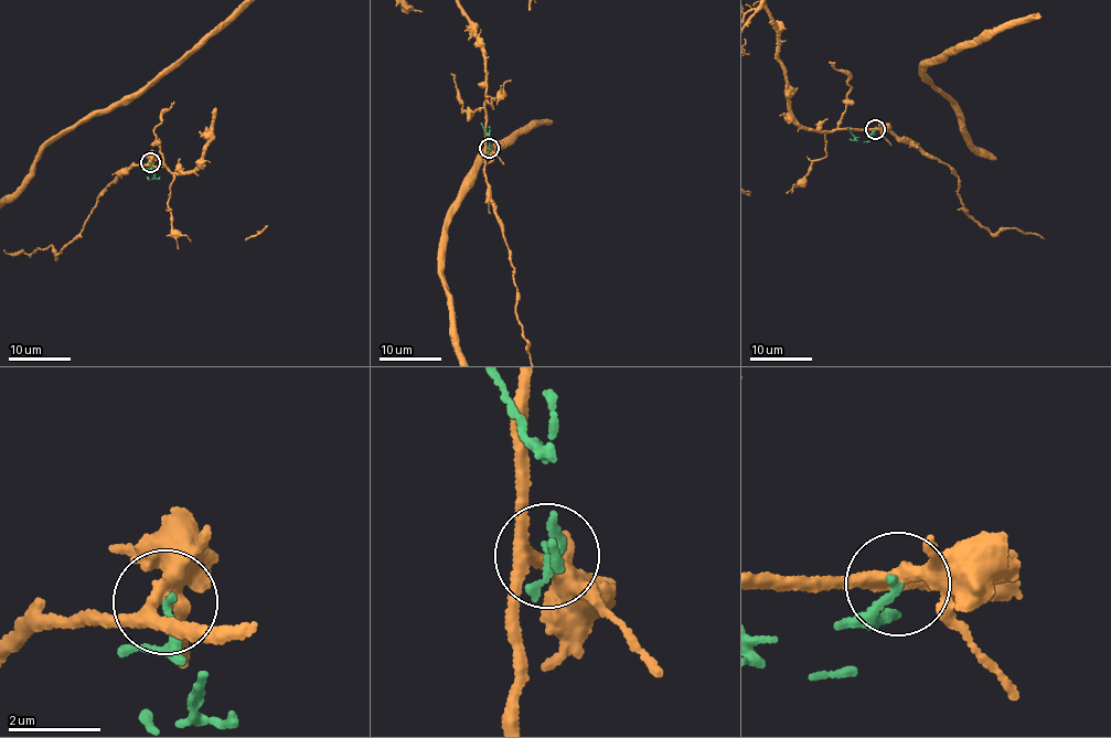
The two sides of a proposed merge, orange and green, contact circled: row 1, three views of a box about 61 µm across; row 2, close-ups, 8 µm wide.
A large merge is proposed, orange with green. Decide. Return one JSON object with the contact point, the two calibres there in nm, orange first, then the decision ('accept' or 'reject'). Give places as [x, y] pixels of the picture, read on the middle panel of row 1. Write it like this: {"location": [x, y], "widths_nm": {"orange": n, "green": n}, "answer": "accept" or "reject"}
{"location": [489, 148], "widths_nm": {"orange": 280, "green": 130}, "answer": "reject"}

